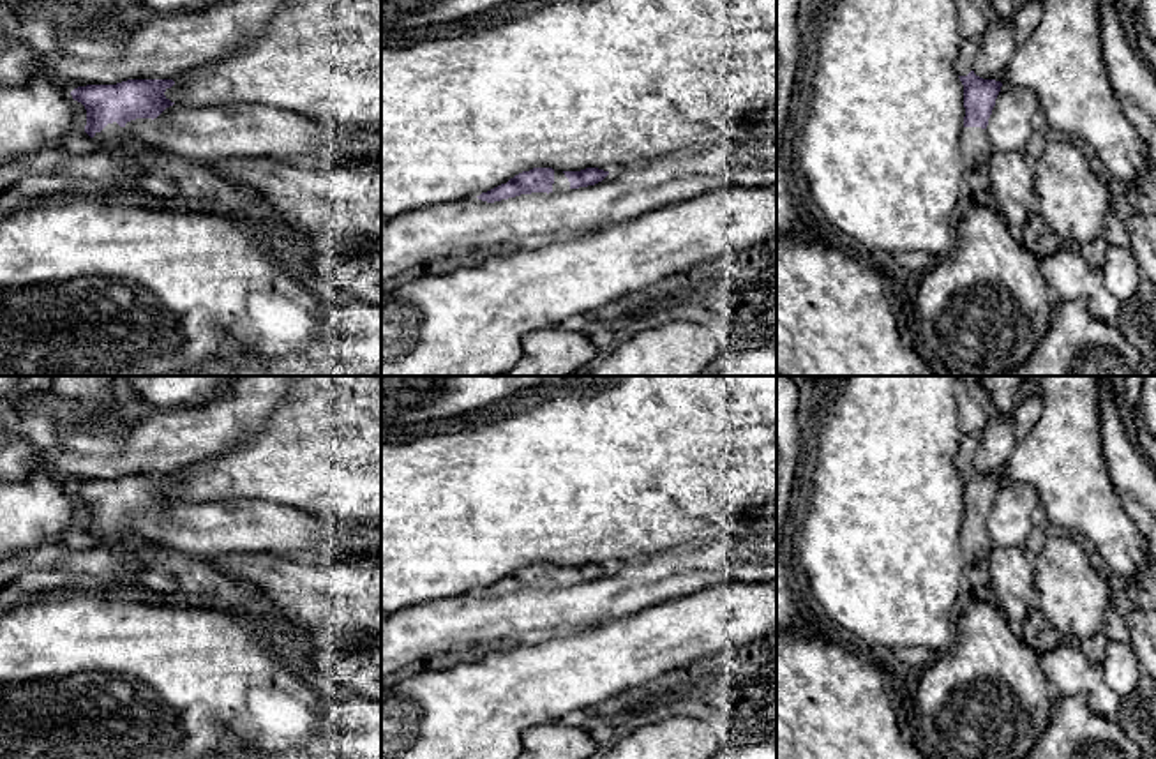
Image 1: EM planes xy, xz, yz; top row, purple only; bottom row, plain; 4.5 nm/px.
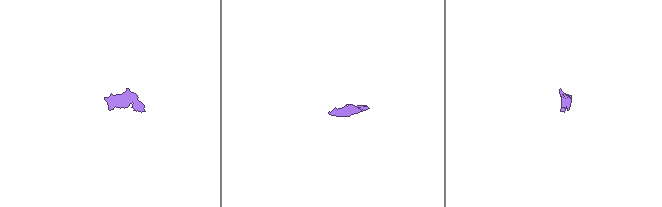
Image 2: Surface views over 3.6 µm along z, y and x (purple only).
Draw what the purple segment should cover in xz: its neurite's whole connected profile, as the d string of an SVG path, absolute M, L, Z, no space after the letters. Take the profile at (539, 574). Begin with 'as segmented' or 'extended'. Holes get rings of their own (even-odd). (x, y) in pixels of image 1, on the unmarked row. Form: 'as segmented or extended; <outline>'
extended; M533 563L522 567L487 588L477 591L482 597L494 598L531 588L568 588L572 584L588 582L602 577L609 567L586 563L581 567L559 567L552 563Z

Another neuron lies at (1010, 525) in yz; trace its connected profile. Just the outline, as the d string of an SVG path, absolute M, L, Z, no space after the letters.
M1002 480L987 521L992 544L1024 549L1034 528L1031 517L1038 507L1034 487Z

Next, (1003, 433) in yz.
M1038 394L1017 402L1011 413L988 420L972 459L974 470L1002 478L1011 452L1036 427L1041 413L1043 401Z

